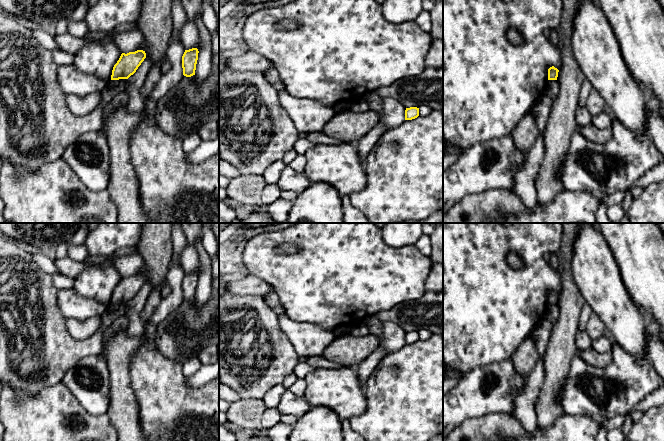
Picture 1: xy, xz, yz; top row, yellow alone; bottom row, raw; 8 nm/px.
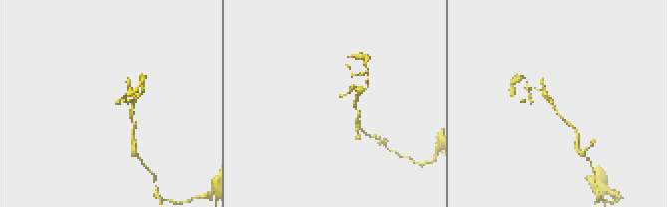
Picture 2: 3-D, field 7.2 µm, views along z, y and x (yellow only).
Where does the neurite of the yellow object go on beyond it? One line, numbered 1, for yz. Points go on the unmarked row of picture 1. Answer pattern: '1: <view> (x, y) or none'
1: none

